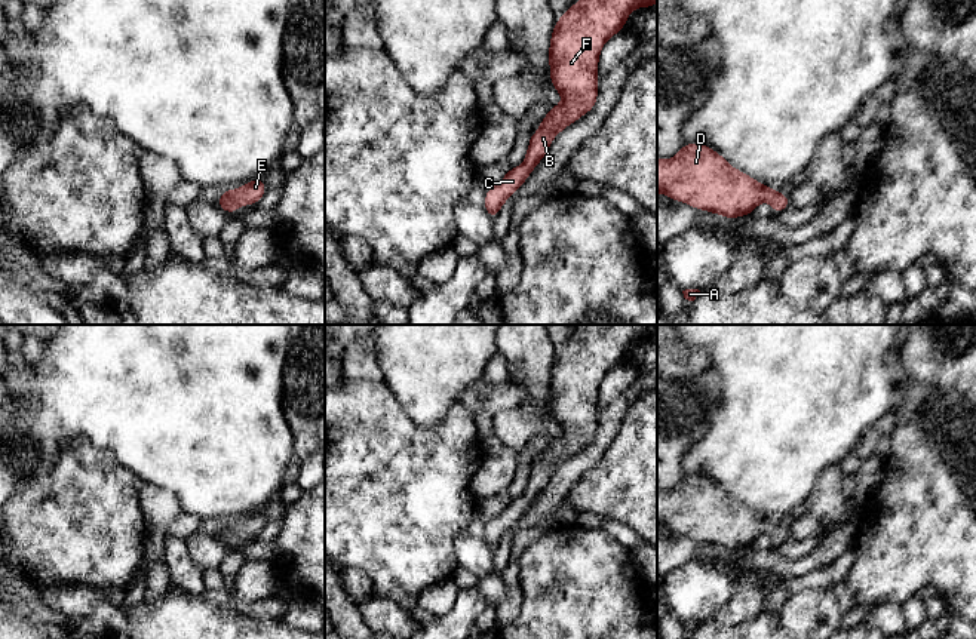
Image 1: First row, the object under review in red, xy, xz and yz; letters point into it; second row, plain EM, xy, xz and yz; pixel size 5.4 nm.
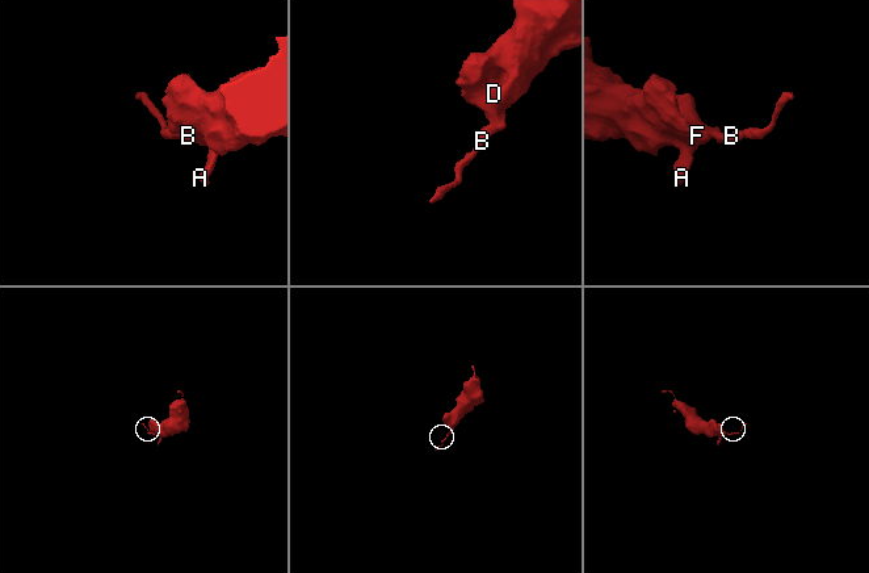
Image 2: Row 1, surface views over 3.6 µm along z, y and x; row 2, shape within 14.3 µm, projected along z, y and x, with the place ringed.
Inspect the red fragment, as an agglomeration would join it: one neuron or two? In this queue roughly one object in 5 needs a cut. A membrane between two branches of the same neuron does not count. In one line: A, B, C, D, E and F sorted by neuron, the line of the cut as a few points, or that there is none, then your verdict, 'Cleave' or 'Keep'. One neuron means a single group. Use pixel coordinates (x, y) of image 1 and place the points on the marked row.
Groups: A B C D E F. No split. Keep

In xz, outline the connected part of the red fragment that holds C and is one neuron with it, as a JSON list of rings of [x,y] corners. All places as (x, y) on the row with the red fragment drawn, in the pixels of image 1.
[[[581,0],[580,4],[573,3],[565,15],[555,21],[549,47],[550,82],[564,102],[553,105],[540,122],[540,130],[531,133],[524,163],[509,169],[497,185],[485,191],[484,209],[492,219],[495,219],[503,203],[512,197],[544,157],[553,138],[595,107],[598,99],[598,62],[605,42],[623,30],[633,9],[651,7],[654,3],[657,0]]]

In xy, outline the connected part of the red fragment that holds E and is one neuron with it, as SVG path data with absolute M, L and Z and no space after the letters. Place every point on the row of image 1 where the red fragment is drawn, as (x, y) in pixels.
M258 178L240 188L225 190L217 205L230 215L234 213L239 206L257 205L266 191L266 184Z

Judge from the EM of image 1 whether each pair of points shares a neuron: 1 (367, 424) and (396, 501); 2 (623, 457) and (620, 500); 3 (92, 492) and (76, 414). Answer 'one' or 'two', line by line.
1: one
2: one
3: two

